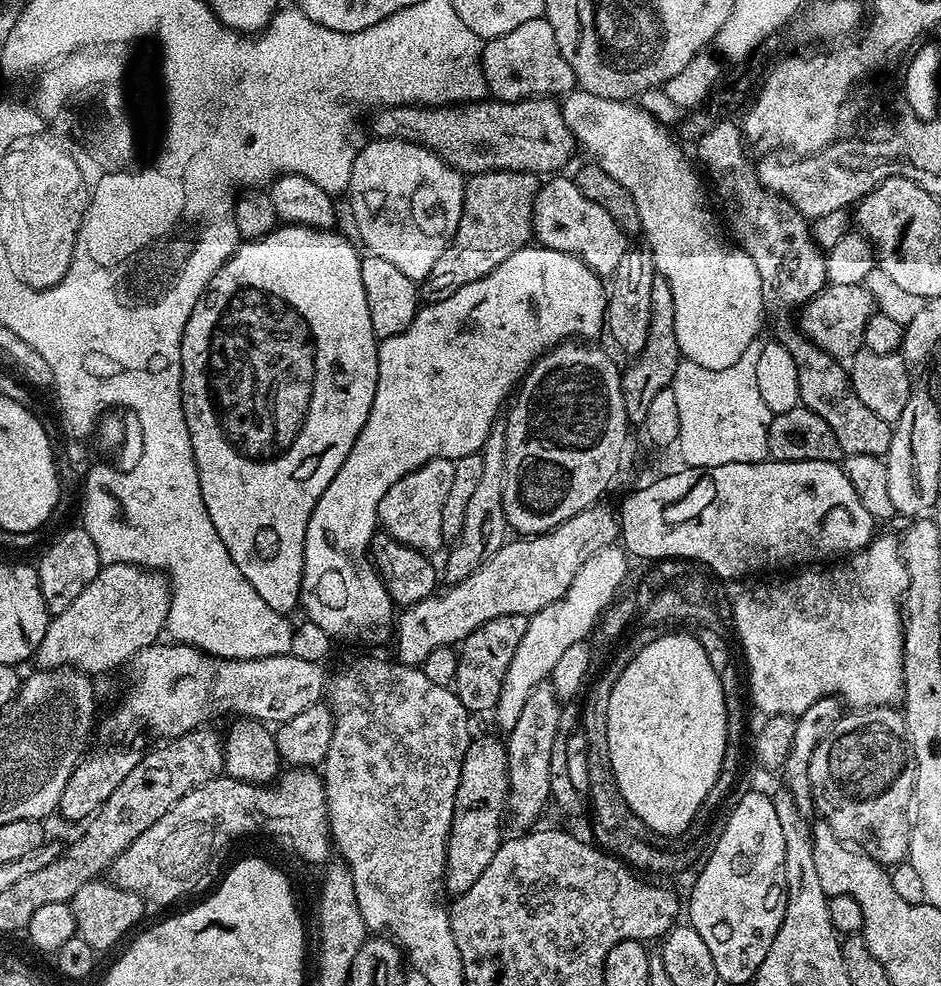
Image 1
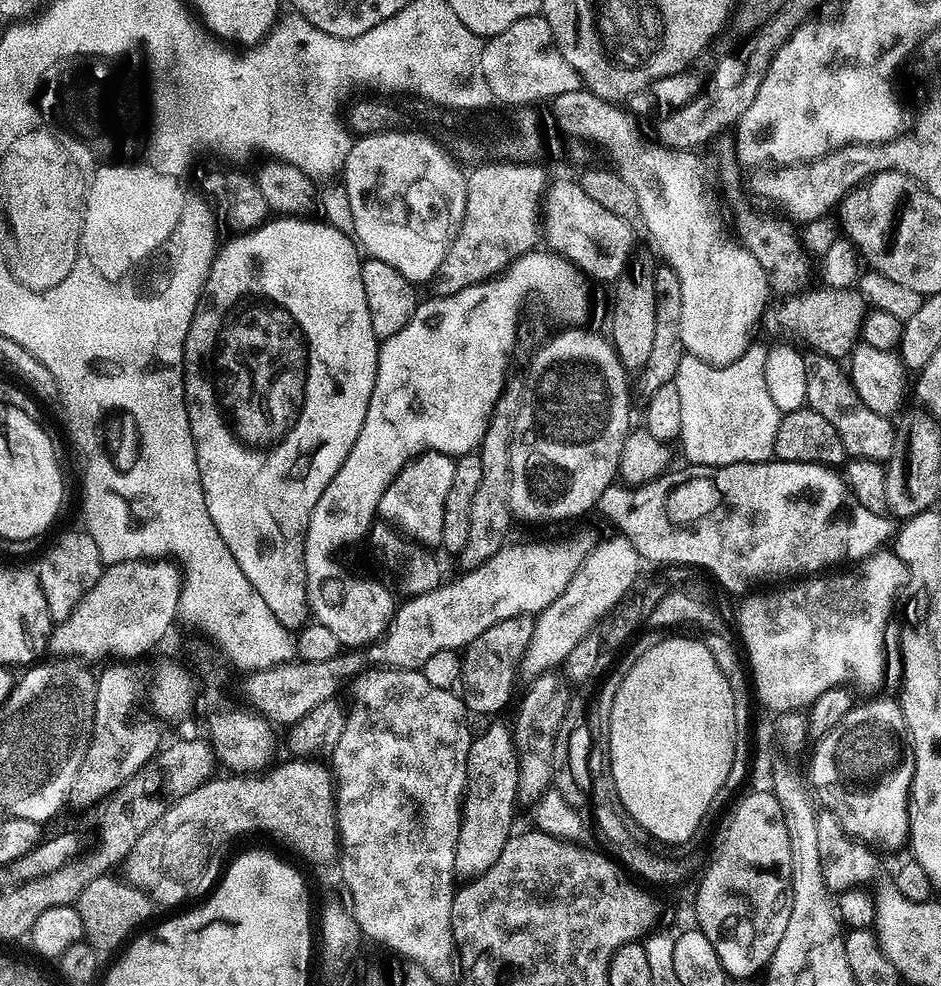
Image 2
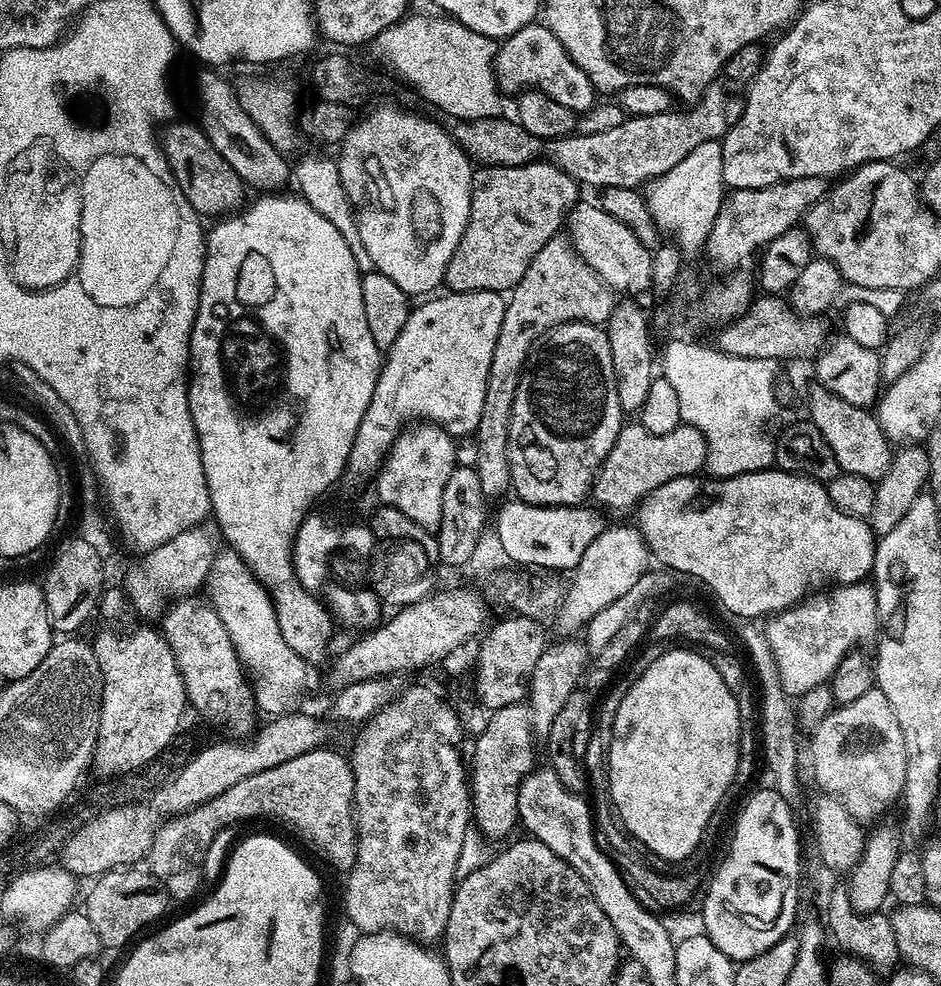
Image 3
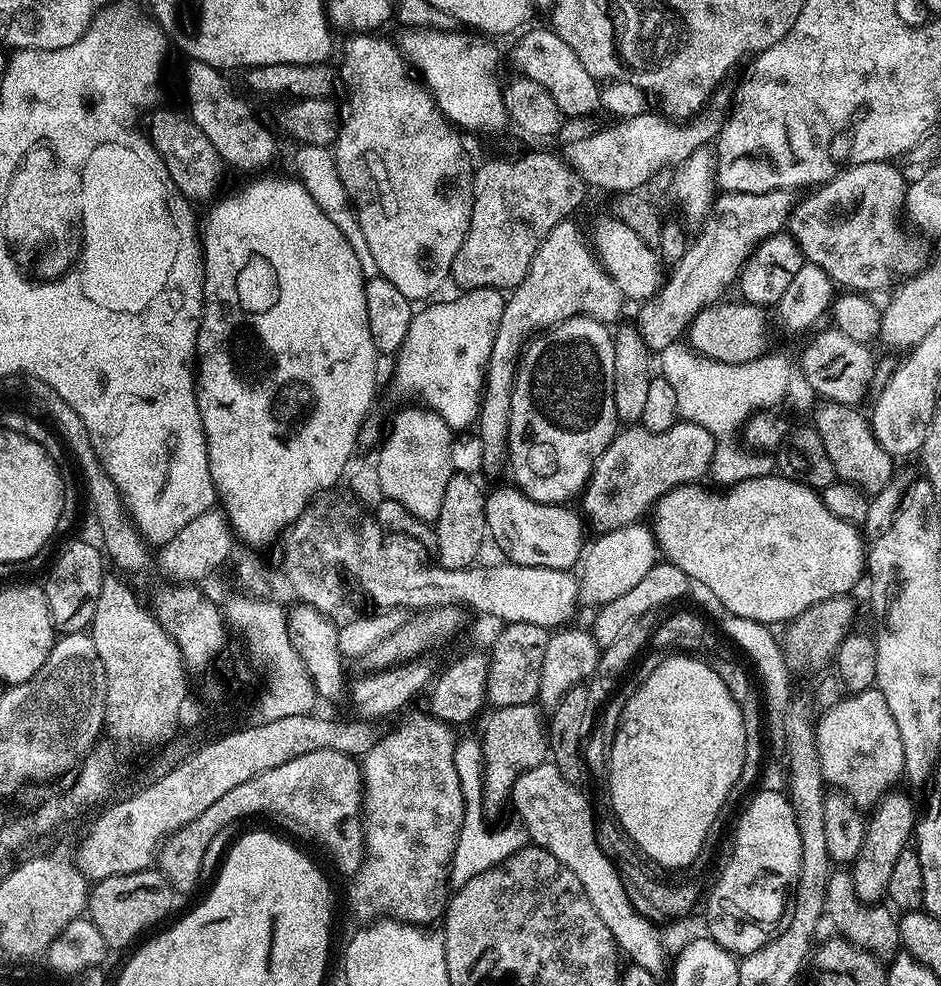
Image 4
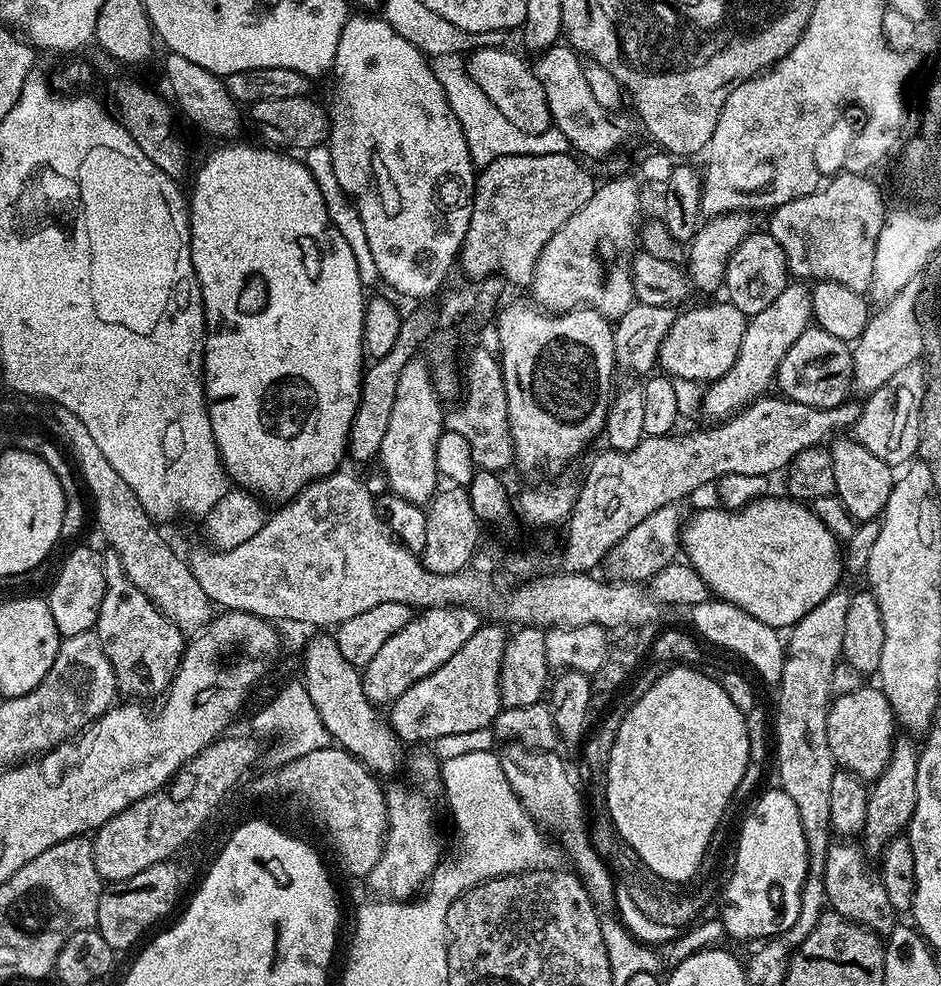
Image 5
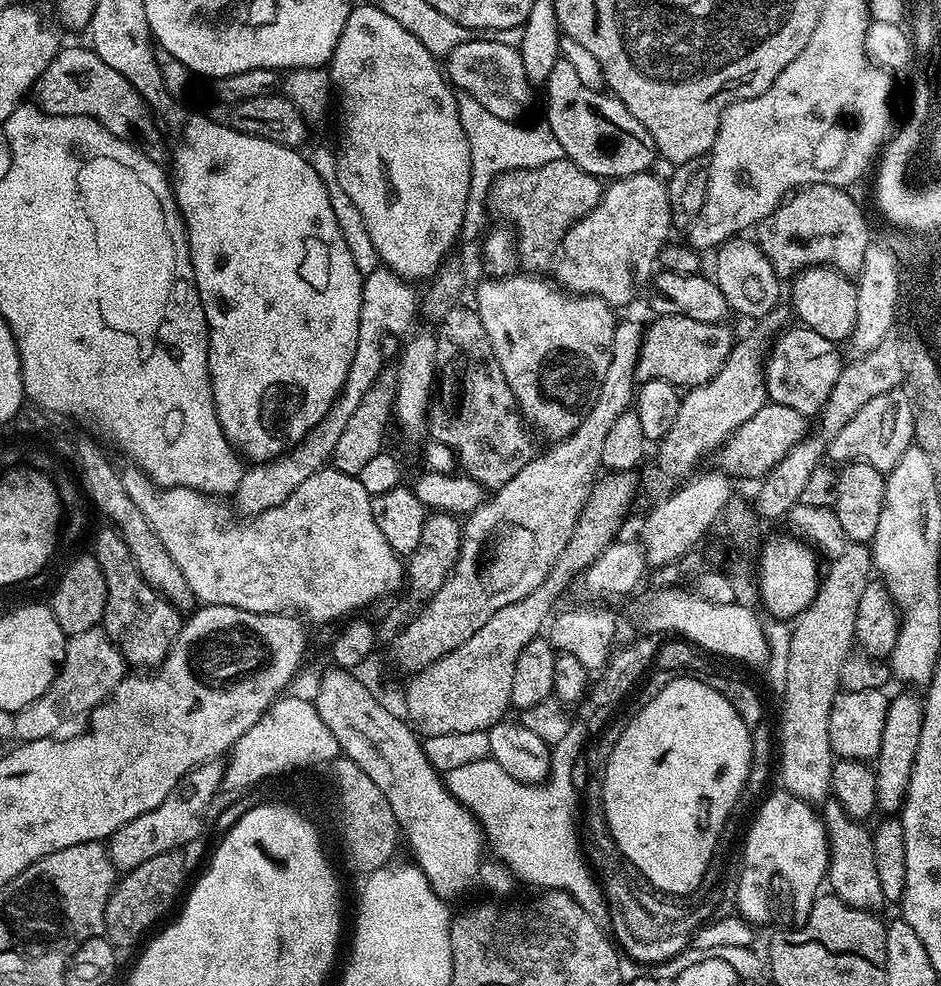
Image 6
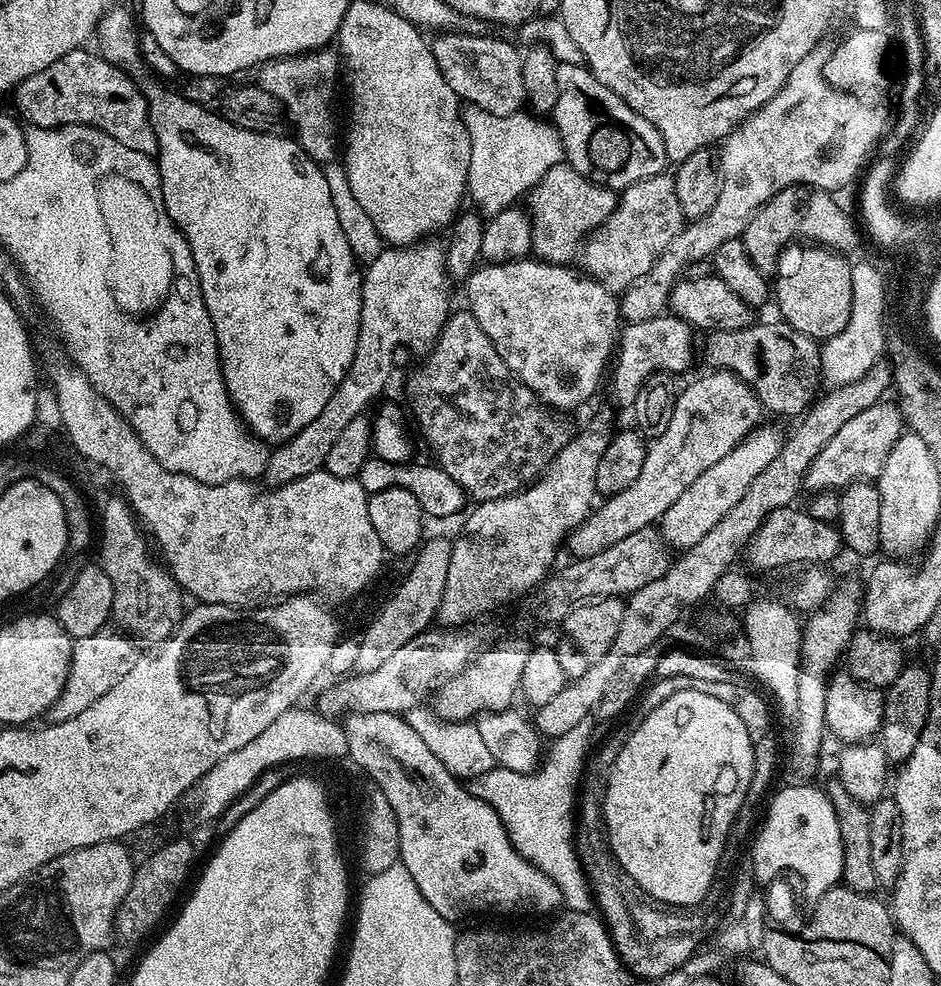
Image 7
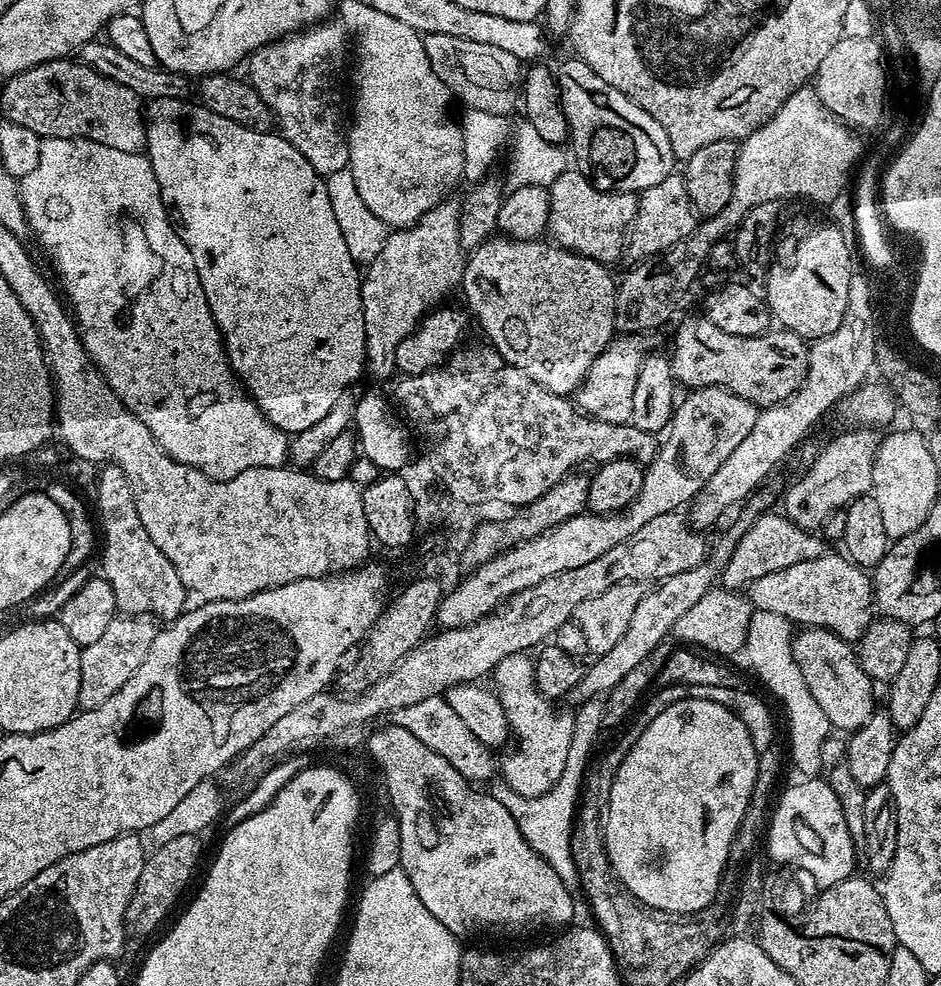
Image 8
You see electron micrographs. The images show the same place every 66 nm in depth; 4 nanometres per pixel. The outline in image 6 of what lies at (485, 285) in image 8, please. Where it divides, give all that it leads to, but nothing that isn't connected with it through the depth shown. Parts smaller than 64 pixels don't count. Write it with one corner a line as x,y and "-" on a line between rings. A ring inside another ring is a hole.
515,274
500,279
481,279
481,284
476,288
474,307
476,313
482,318
482,326
486,326
488,341
498,358
498,366
502,366
502,374
506,374
506,382
510,382
510,390
514,394
516,405
520,407
521,416
533,429
536,427
542,435
549,436
549,441
555,442
564,440
574,430
578,430
578,426
588,416
588,411
592,409
594,402
598,399
598,390
602,386
602,378
606,378
606,366
610,366
610,346
614,338
618,316
612,305
607,304
602,298
569,294
567,291
557,287
555,283
549,282
547,284
546,281
539,280
540,278
536,274

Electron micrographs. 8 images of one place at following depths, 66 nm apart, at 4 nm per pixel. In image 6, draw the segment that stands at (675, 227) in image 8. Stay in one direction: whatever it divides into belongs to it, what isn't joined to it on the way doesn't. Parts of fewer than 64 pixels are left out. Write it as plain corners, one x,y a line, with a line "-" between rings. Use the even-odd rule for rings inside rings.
649,170
613,179
609,183
612,185
603,189
598,206
594,206
590,214
570,226
554,261
554,280
561,289
577,296
597,296
612,305
613,309
620,310
623,304
631,302
632,295
636,292
636,276
644,280
648,275
648,279
653,275
660,259
660,251
669,241
671,236
668,235
674,232
667,183
663,179
659,180
654,173
655,171

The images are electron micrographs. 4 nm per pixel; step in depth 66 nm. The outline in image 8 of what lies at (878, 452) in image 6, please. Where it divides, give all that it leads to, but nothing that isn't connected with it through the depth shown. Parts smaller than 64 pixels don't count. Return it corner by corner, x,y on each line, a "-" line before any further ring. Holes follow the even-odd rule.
858,426
847,430
848,432
834,437
821,450
807,474
789,488
784,498
785,516
803,529
808,531
821,529
826,517
836,508
847,507
872,489
873,462
880,448
881,431
872,426

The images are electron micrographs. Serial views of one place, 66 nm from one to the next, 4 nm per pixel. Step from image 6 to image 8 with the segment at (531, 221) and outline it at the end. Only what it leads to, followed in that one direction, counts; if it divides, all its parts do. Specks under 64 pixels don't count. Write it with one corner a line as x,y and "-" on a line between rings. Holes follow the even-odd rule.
567,170
550,187
551,208
547,235
561,248
578,252
605,266
626,252
626,233
636,216
637,197
630,192
603,192
579,170

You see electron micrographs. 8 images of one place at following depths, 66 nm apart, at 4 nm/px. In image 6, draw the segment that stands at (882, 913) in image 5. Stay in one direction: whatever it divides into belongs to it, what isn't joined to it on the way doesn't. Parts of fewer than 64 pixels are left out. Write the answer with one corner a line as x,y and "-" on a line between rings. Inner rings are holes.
834,798
822,805
822,819
828,829
828,875
826,884
831,895
855,908
880,910
886,904
874,862
874,842
867,823
850,818

